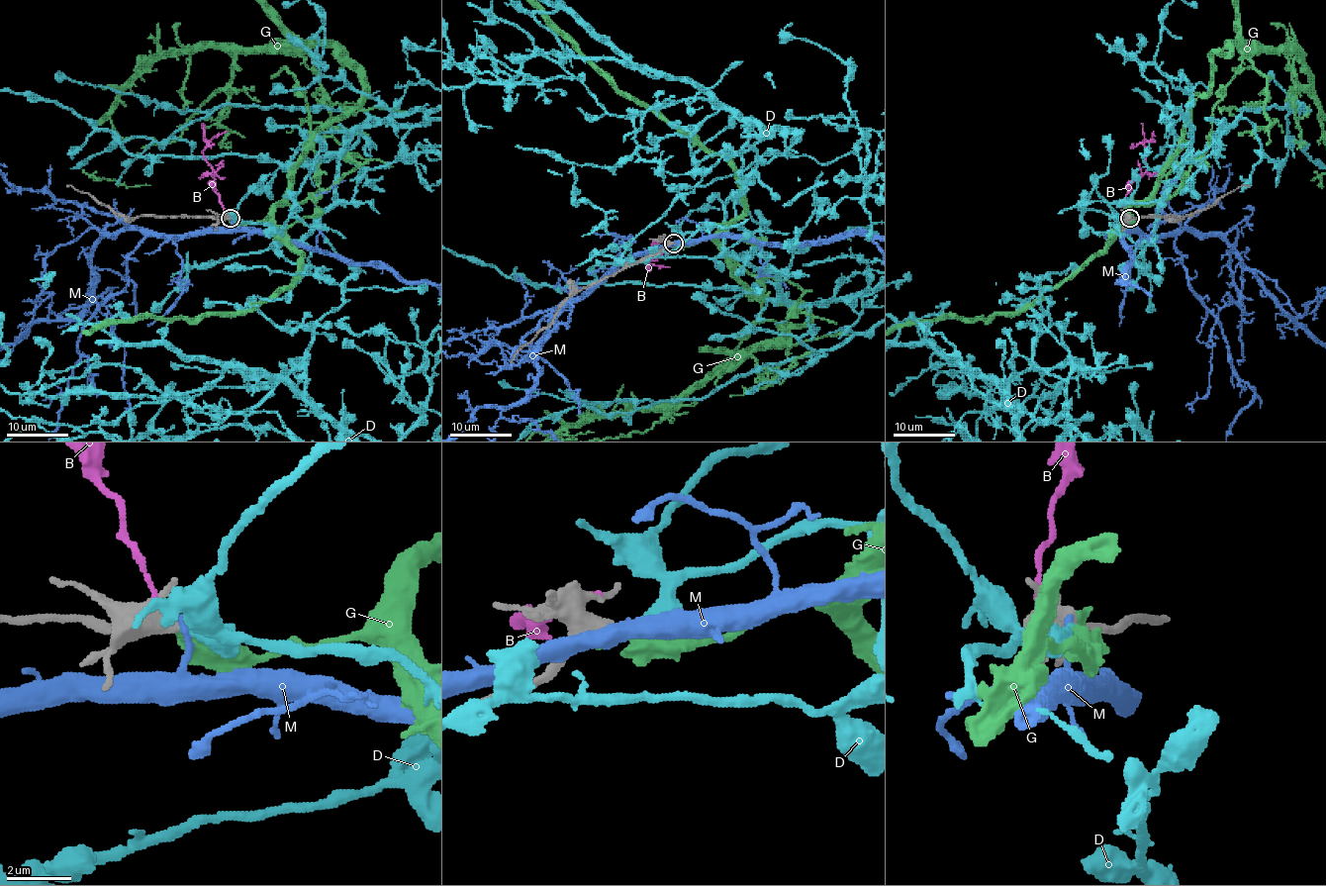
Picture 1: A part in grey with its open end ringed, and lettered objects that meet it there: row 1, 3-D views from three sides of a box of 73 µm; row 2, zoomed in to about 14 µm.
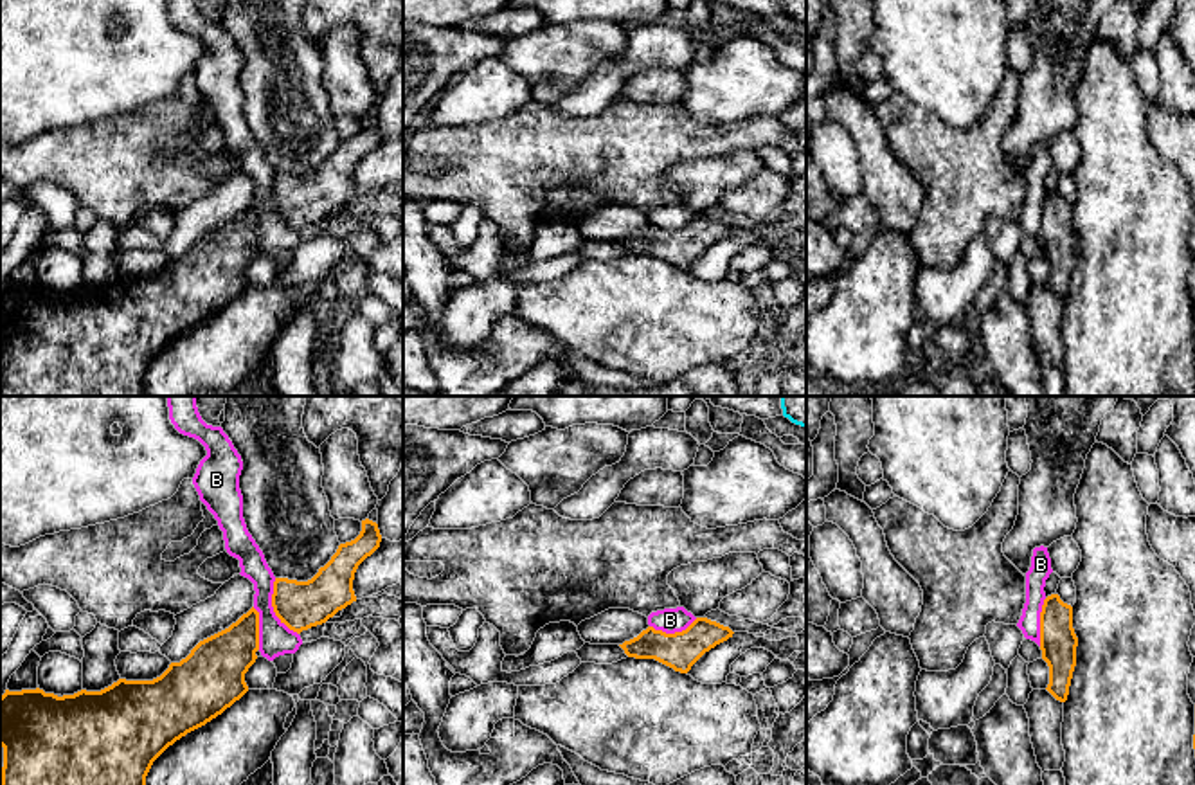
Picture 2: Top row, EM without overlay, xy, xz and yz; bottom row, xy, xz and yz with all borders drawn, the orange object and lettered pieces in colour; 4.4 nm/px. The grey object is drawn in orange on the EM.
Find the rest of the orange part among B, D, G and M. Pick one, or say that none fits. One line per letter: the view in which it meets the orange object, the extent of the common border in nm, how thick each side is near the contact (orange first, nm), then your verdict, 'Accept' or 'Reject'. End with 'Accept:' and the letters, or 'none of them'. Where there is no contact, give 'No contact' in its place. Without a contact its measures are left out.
B: Touches orange in xy. Shared border 280 nm. Thickness 220 nm (orange) against 150 nm. Reject
D: No contact. Accept
G: No contact. Reject
M: No contact. Reject
Accept: D

